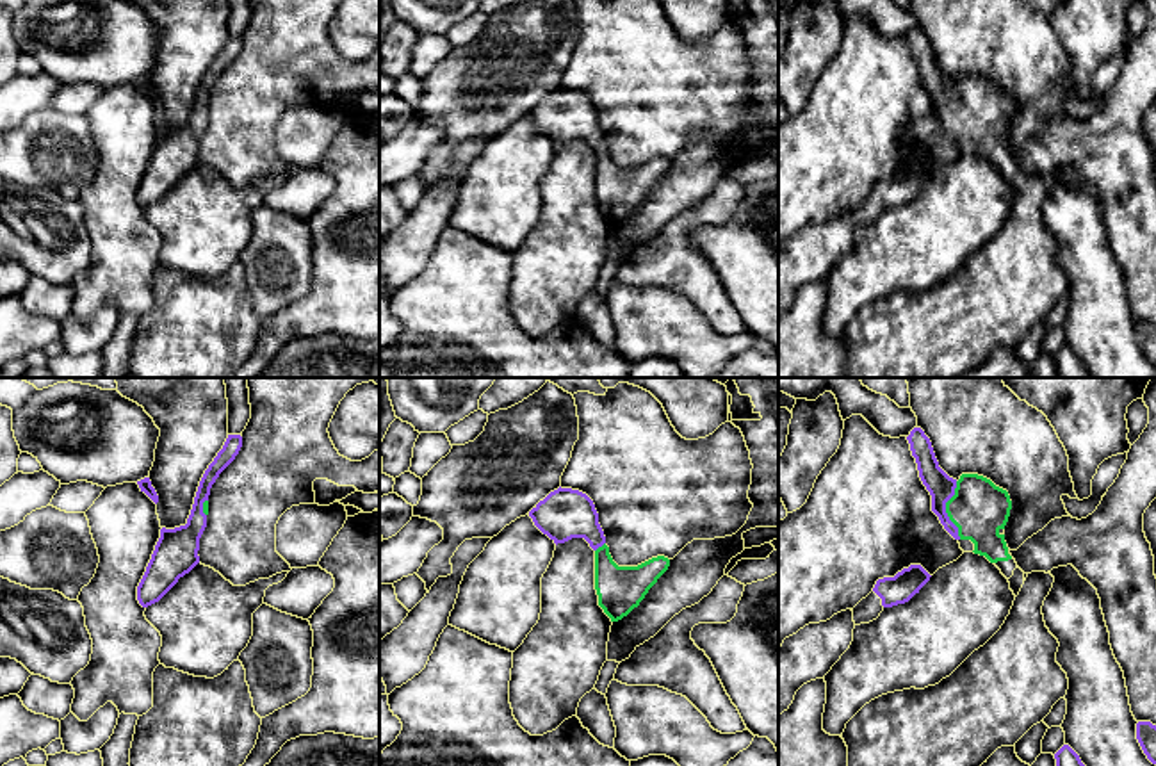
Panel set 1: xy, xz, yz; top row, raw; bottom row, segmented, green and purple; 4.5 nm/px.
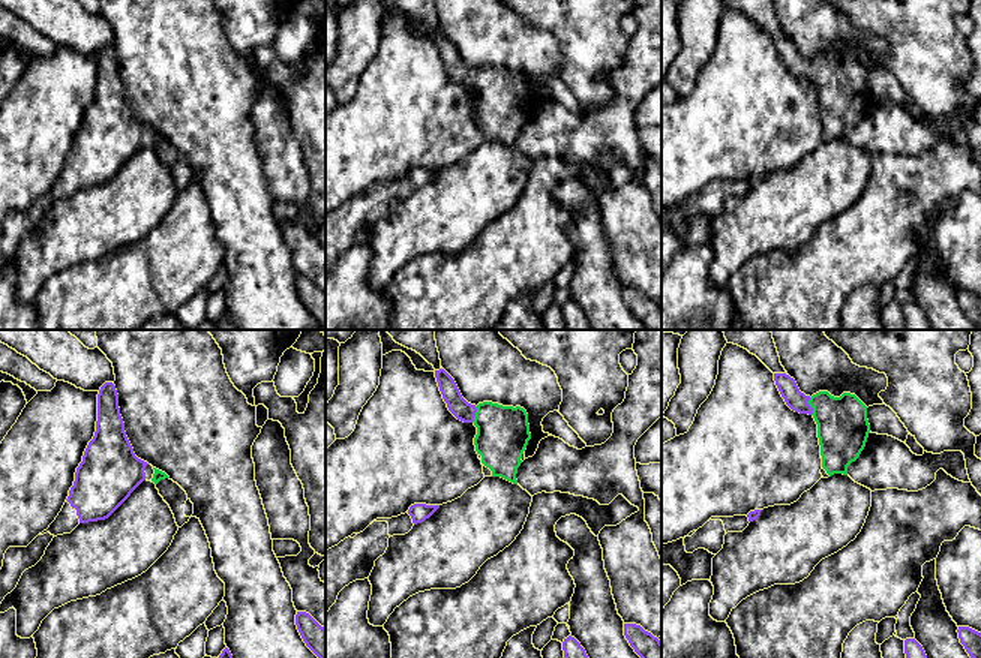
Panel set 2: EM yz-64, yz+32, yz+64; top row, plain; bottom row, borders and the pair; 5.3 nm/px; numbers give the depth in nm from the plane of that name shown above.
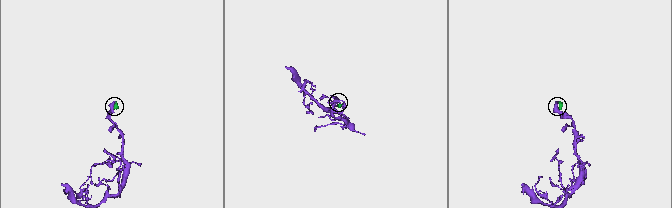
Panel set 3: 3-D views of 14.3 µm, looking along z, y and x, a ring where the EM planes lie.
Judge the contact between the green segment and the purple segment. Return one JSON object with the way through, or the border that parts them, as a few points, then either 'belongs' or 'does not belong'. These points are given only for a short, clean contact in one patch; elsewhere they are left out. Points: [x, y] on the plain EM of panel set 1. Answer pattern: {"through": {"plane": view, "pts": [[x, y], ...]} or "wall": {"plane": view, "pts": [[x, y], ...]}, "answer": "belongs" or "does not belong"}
{"answer": "belongs"}

